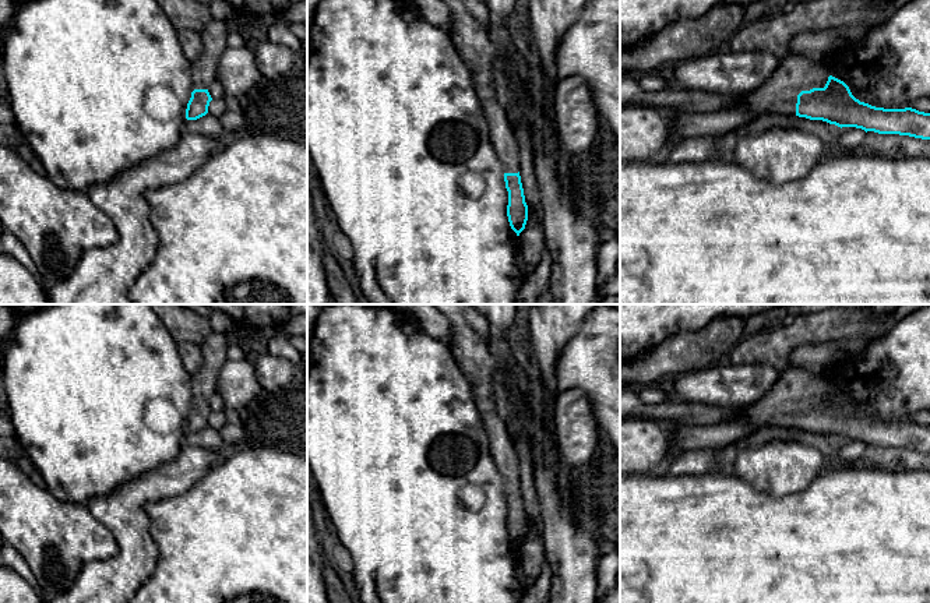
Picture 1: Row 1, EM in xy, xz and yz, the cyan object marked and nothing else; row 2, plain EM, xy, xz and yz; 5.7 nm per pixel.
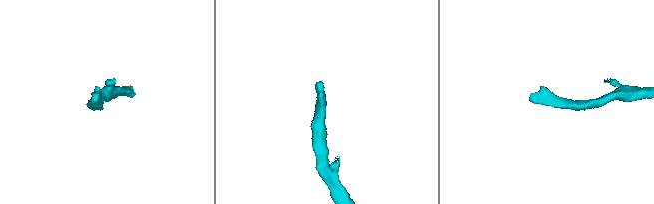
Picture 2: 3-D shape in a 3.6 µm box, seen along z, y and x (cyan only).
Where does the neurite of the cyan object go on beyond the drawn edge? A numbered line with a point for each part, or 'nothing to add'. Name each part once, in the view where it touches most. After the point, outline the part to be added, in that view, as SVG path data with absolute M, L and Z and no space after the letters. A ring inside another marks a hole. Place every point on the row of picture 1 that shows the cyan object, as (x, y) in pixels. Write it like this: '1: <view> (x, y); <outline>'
1: yz (778, 95); M786 56L781 59L775 73L757 89L737 95L733 110L755 112L758 114L796 116L797 95L802 91L824 88L828 74L822 61L804 56Z

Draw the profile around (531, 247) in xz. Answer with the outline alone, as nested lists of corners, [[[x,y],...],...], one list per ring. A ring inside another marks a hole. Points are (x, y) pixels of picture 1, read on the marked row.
[[[542,208],[531,211],[525,229],[519,233],[518,271],[521,282],[538,267],[545,250],[545,232],[542,225]]]

